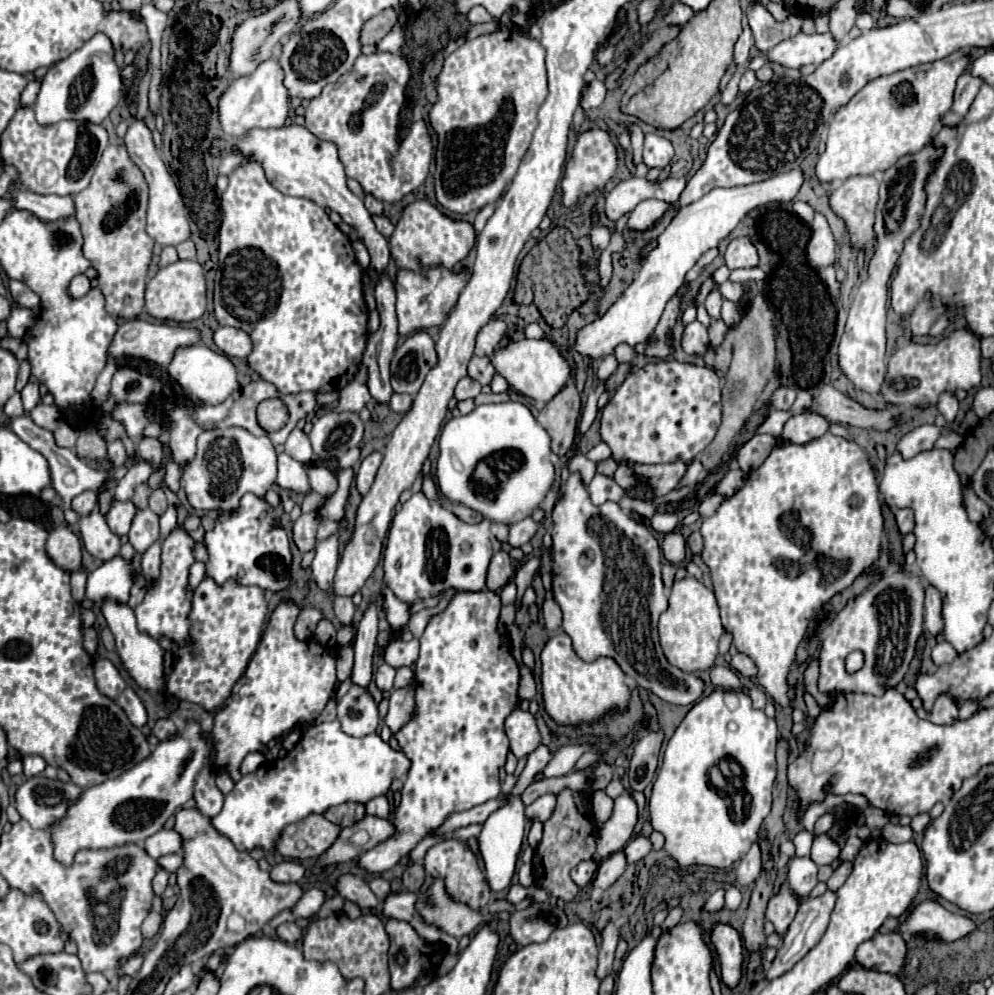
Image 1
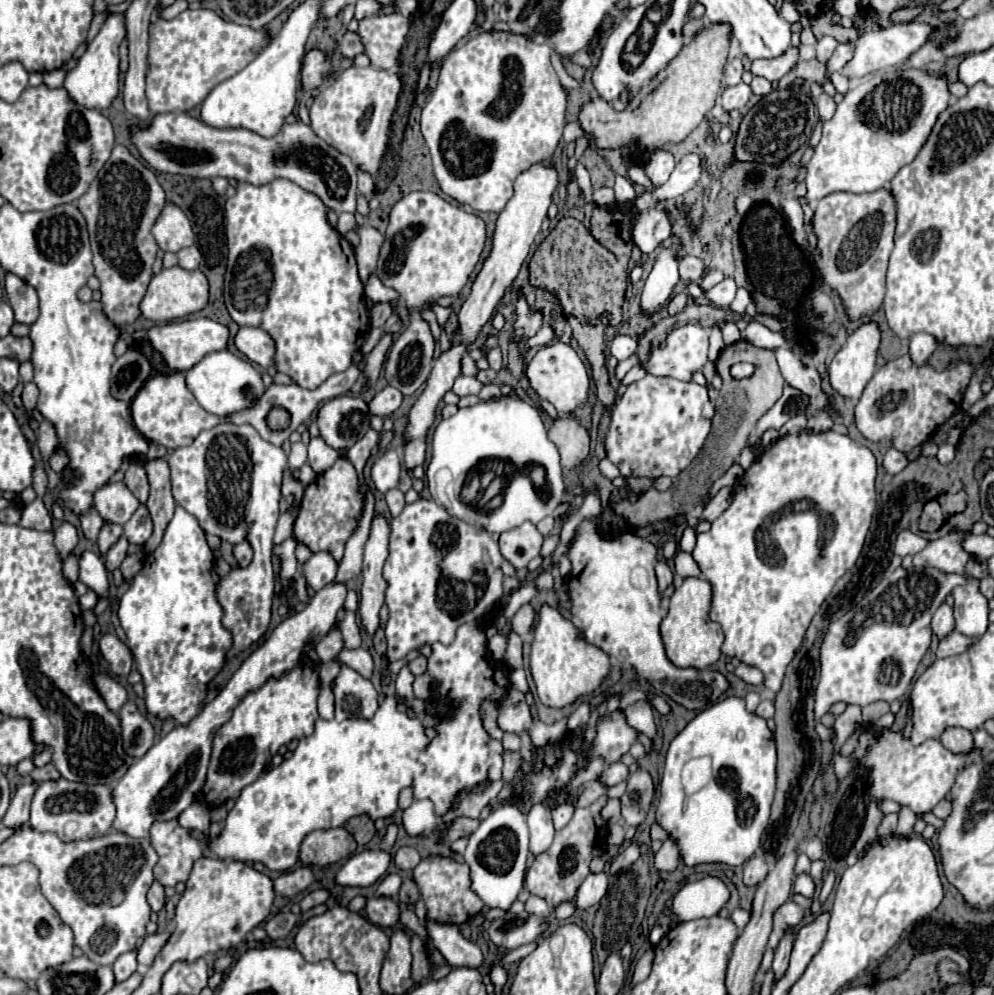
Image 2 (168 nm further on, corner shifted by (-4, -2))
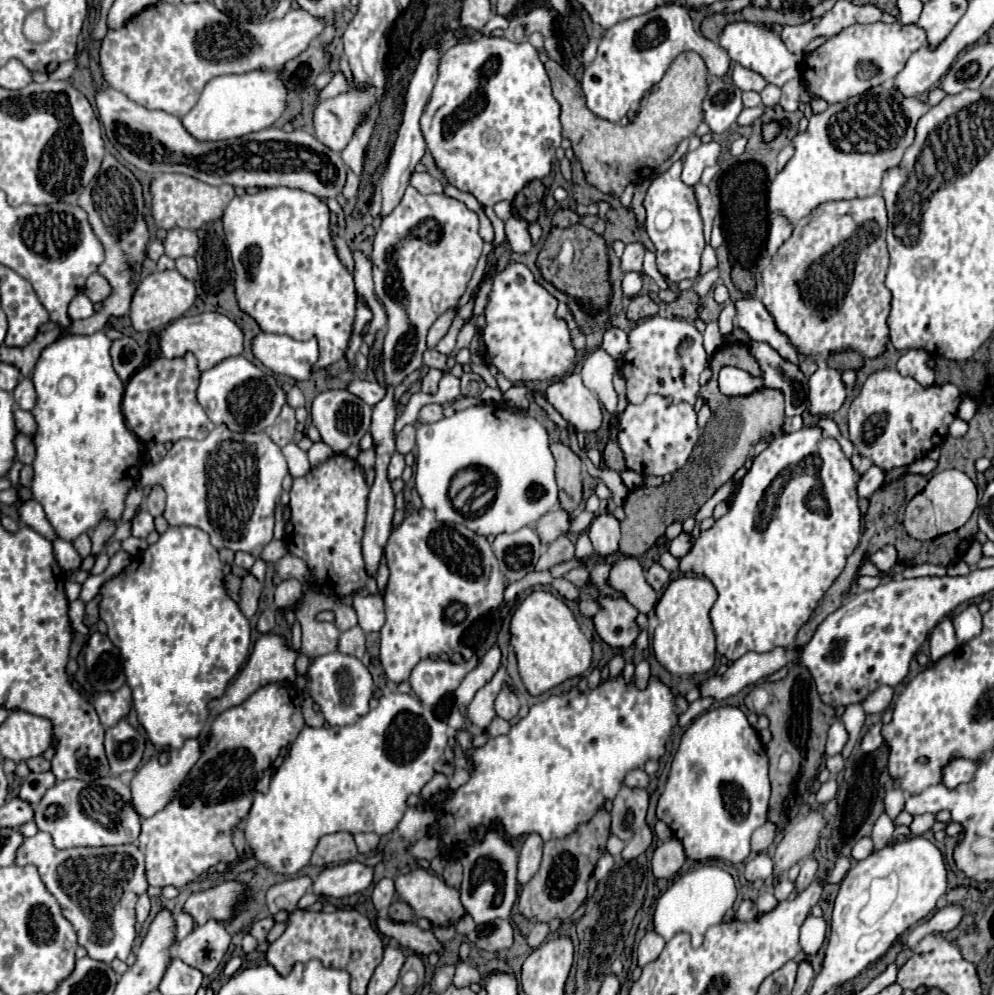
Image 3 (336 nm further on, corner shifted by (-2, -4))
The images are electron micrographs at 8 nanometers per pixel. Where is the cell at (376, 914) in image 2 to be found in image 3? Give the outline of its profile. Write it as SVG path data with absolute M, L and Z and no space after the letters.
M378 919L378 929L386 937L396 939L402 947L408 947L416 955L444 953L444 945L434 937L432 931L424 931L414 923L394 923L390 919Z

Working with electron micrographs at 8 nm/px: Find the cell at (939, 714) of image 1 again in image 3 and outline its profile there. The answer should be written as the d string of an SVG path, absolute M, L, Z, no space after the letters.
M956 759L956 761L952 761L950 765L946 765L944 771L942 771L942 775L944 775L944 785L946 785L948 789L956 789L956 785L972 781L976 769L978 769L978 767L976 767L974 761Z

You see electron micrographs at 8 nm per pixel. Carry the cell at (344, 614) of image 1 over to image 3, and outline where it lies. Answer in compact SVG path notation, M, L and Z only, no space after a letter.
M356 625L356 627L352 627L352 629L340 633L338 651L362 659L362 655L366 653L366 645L364 645L364 643L366 643L366 635L364 635L364 631Z

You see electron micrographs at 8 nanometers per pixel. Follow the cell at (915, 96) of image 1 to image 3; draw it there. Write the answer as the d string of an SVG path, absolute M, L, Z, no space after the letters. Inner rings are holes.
M878 85L844 103L828 105L826 111L808 119L804 133L794 135L794 155L768 187L768 209L794 223L820 203L878 193L882 175L902 161L906 147L914 141L914 127L926 111L928 105L902 97L892 85ZM832 131L844 131L844 149L838 149L838 137L832 139Z

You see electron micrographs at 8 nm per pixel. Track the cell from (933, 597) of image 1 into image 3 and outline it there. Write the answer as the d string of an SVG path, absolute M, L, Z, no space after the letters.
M944 617L934 631L930 633L930 653L932 653L932 661L942 659L944 655L952 653L958 647L956 643L956 635L954 635L954 627L952 621L948 617Z

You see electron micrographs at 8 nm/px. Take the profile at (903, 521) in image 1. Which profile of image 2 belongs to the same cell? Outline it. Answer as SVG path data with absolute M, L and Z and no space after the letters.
M910 529L906 531L900 531L898 539L896 539L896 547L894 547L894 553L900 555L900 557L906 557L906 555L916 555L918 551L922 551L926 547L926 539L912 533Z

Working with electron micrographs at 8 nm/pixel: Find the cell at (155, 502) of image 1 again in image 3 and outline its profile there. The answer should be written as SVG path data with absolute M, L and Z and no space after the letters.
M152 487L152 493L146 497L146 509L152 513L152 517L158 517L164 513L164 499L166 499L164 489Z

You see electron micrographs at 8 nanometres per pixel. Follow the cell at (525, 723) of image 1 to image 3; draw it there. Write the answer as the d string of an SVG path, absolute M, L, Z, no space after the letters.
M504 685L504 687L500 689L500 693L496 695L496 701L494 701L494 707L496 707L496 715L500 715L500 717L504 717L504 719L508 719L508 721L518 715L520 703L518 703L518 697L516 697L516 693L512 691L512 687Z

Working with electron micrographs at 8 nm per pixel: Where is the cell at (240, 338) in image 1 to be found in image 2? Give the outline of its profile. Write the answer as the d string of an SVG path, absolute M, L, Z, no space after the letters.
M240 327L236 337L234 337L234 345L254 363L262 365L262 367L270 367L274 361L274 341L272 337L262 331L262 329L254 329L254 327Z

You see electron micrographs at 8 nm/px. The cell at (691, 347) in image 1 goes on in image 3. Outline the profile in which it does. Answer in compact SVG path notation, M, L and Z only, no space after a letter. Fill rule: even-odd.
M648 317L640 319L628 333L628 351L618 359L620 375L626 381L628 403L640 403L644 397L656 393L670 397L672 401L688 401L690 405L698 399L698 377L708 367L708 355L702 345L702 333L686 321ZM682 343L688 343L682 347ZM680 351L680 353L678 353Z

